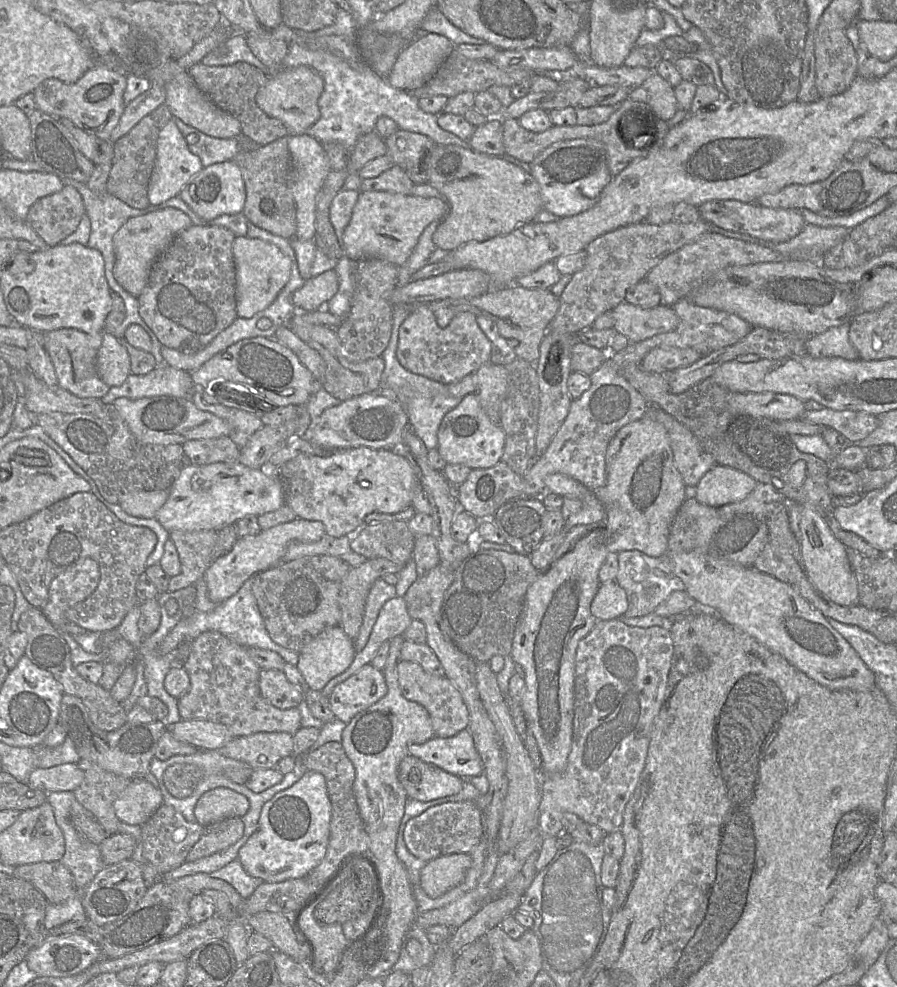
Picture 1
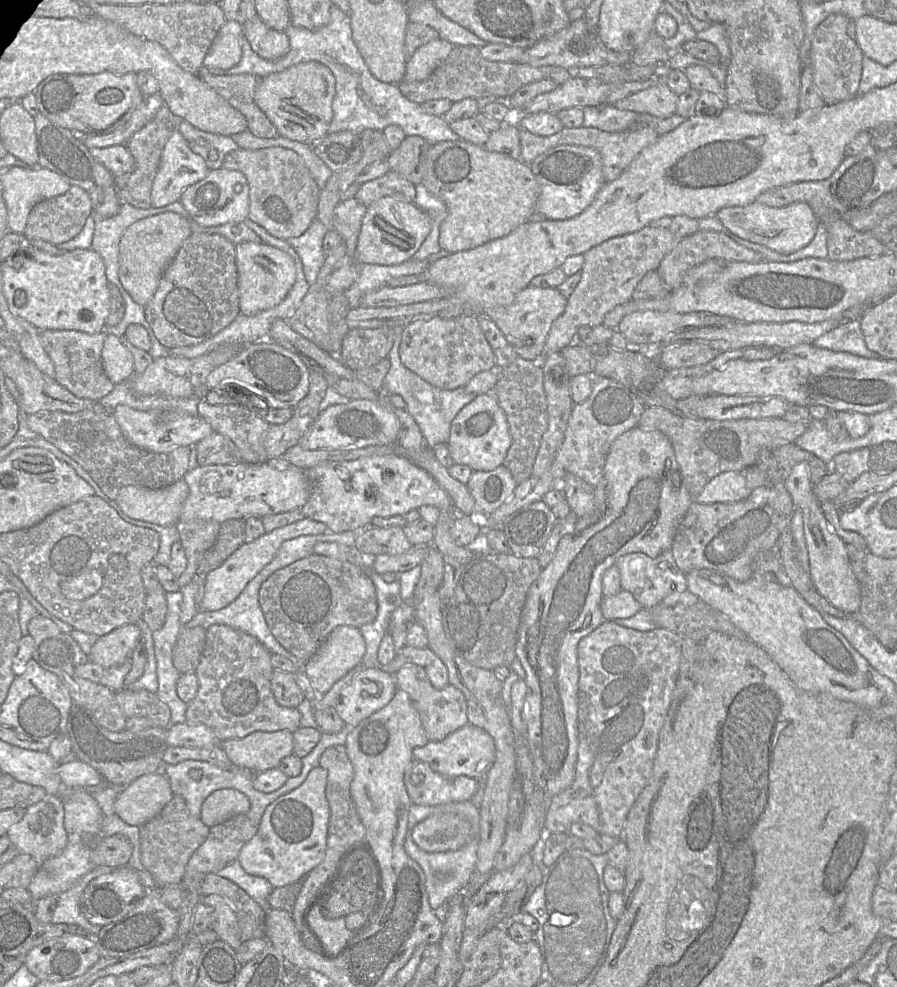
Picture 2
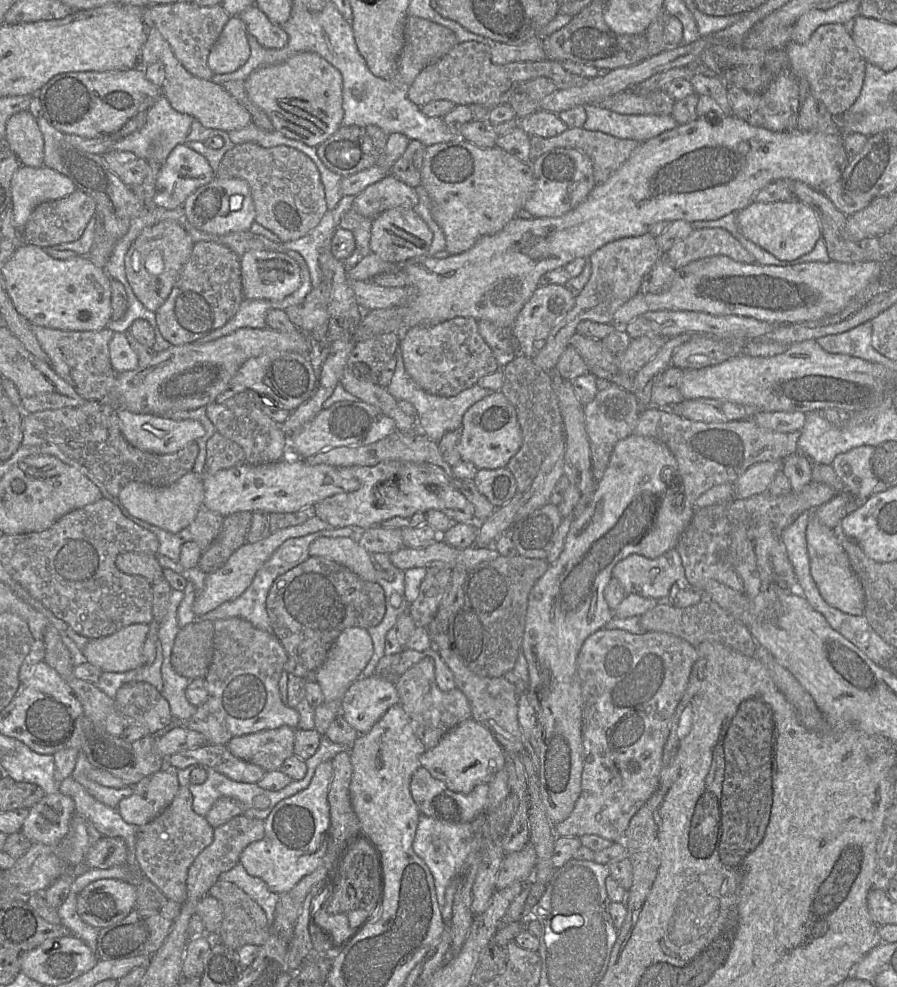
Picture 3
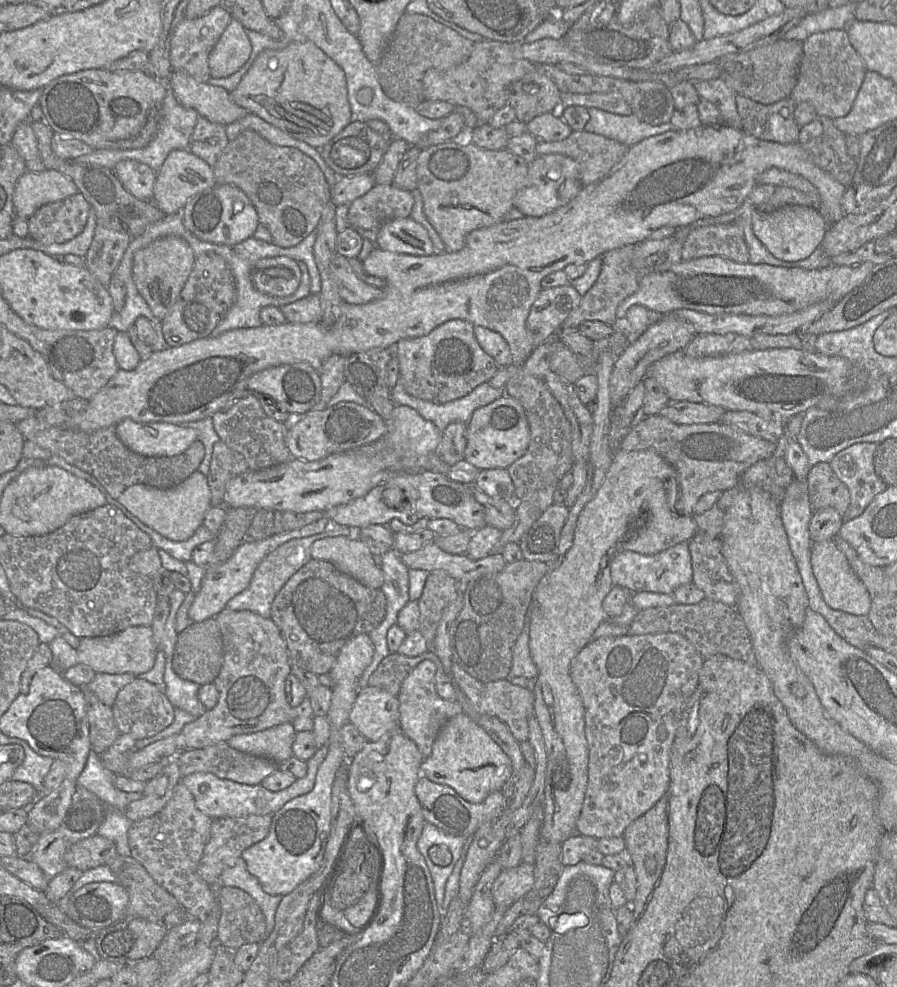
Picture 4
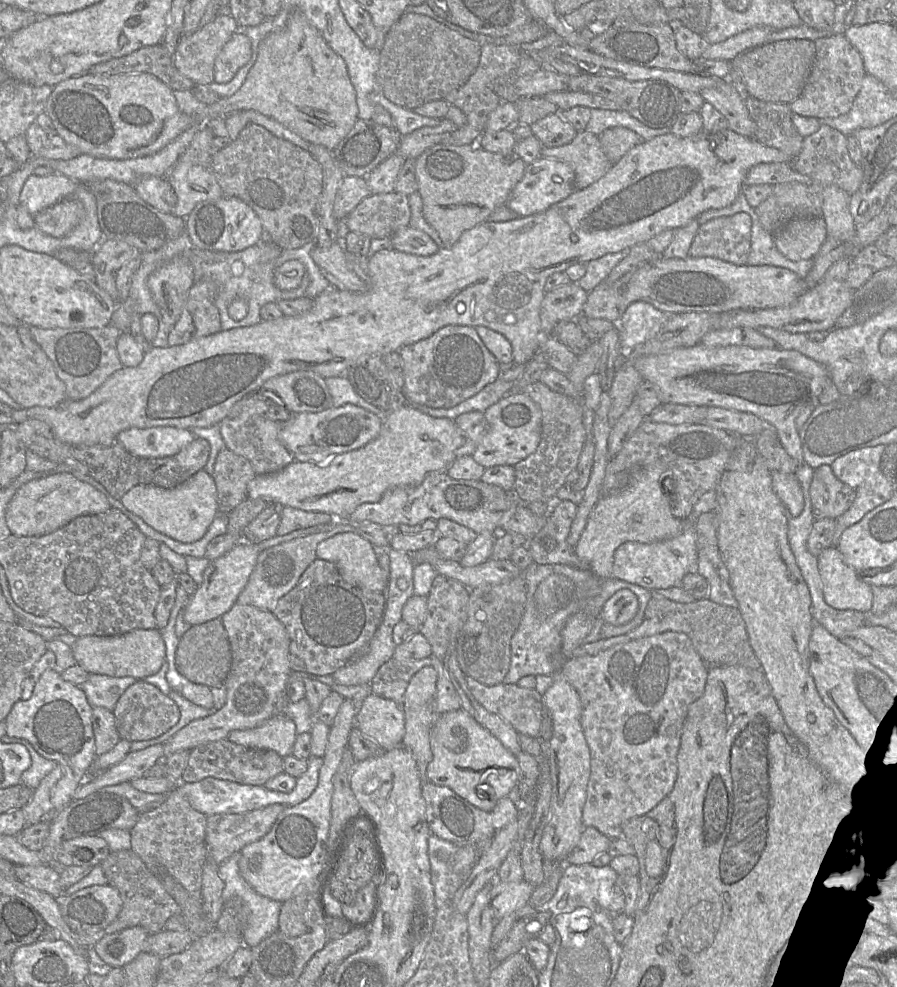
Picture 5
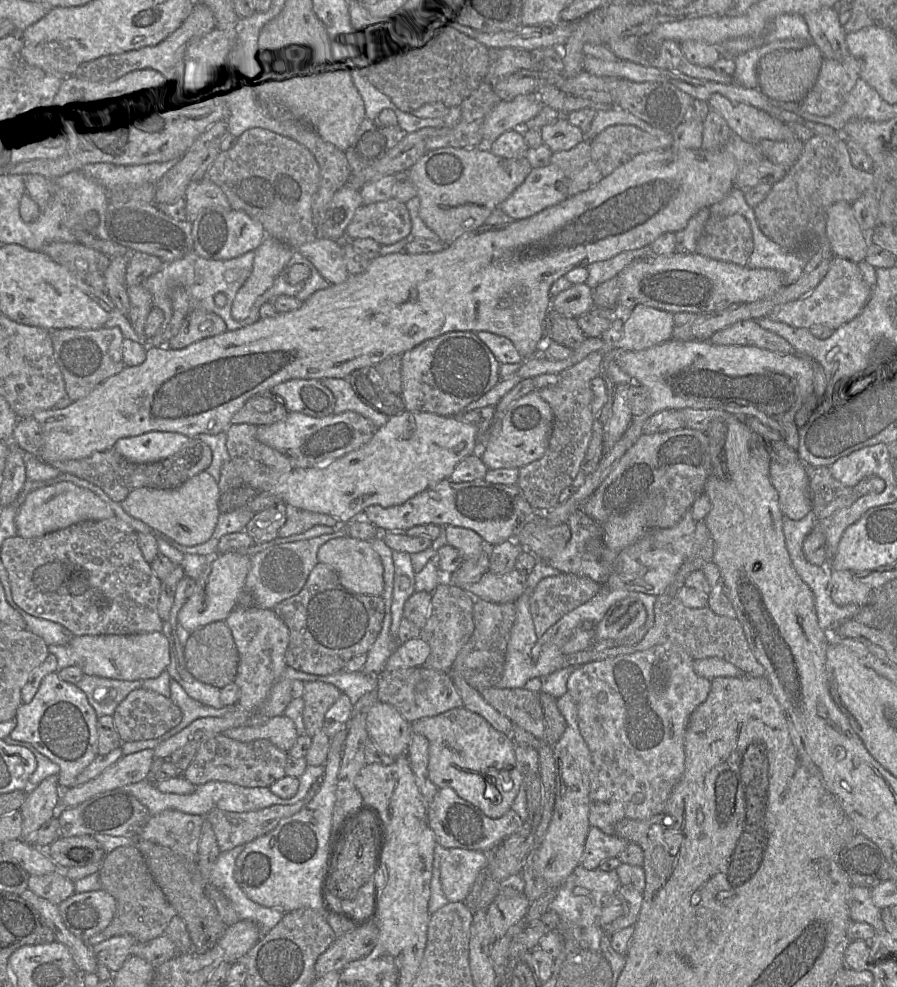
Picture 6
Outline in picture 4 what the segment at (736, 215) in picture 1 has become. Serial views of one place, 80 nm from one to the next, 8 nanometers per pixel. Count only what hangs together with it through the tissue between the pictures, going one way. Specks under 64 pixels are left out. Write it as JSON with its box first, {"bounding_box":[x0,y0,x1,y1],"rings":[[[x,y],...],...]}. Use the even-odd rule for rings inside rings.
{"bounding_box":[752,205,828,261],"rings":[[[787,205],[771,212],[756,208],[752,215],[755,236],[773,256],[784,261],[798,261],[810,256],[821,246],[828,227],[826,218],[812,206]]]}

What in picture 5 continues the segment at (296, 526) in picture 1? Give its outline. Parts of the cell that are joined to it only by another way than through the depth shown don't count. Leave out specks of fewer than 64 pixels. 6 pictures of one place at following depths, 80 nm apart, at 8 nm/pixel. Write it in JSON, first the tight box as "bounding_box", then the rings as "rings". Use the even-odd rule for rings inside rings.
{"bounding_box":[184,522,334,626],"rings":[[[331,522],[327,524],[319,524],[299,529],[283,536],[276,535],[258,544],[251,544],[244,540],[240,541],[230,551],[219,558],[210,561],[209,566],[204,571],[202,583],[197,586],[196,591],[190,596],[188,603],[184,608],[185,621],[193,626],[205,623],[215,618],[220,618],[223,614],[225,614],[236,603],[239,594],[245,588],[256,565],[260,551],[296,538],[327,532],[333,527],[334,526]]]}

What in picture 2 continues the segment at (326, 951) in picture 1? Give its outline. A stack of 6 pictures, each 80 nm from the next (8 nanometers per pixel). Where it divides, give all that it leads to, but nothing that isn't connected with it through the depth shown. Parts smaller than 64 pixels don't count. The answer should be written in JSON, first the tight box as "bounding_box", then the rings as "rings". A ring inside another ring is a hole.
{"bounding_box":[308,902,356,953],"rings":[[[323,902],[310,911],[308,923],[325,948],[332,953],[343,951],[356,932],[346,928],[345,918],[327,919],[322,915]]]}

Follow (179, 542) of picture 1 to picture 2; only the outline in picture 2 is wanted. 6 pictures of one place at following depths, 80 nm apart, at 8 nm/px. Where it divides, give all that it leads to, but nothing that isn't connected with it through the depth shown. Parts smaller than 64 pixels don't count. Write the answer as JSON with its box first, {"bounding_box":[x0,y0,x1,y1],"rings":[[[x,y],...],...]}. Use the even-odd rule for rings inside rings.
{"bounding_box":[176,521,220,587],"rings":[[[179,521],[176,525],[186,558],[185,571],[178,577],[180,587],[192,582],[204,554],[214,545],[220,524],[214,521]]]}

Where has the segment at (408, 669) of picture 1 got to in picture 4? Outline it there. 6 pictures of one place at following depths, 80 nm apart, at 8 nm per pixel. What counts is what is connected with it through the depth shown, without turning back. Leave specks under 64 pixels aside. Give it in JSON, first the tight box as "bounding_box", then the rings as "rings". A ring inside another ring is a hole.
{"bounding_box":[397,660,463,758],"rings":[[[430,660],[422,661],[404,679],[397,696],[400,714],[399,727],[416,744],[423,758],[430,755],[433,743],[445,723],[455,715],[463,712],[458,700],[448,701],[438,695],[435,674],[435,664]]]}

